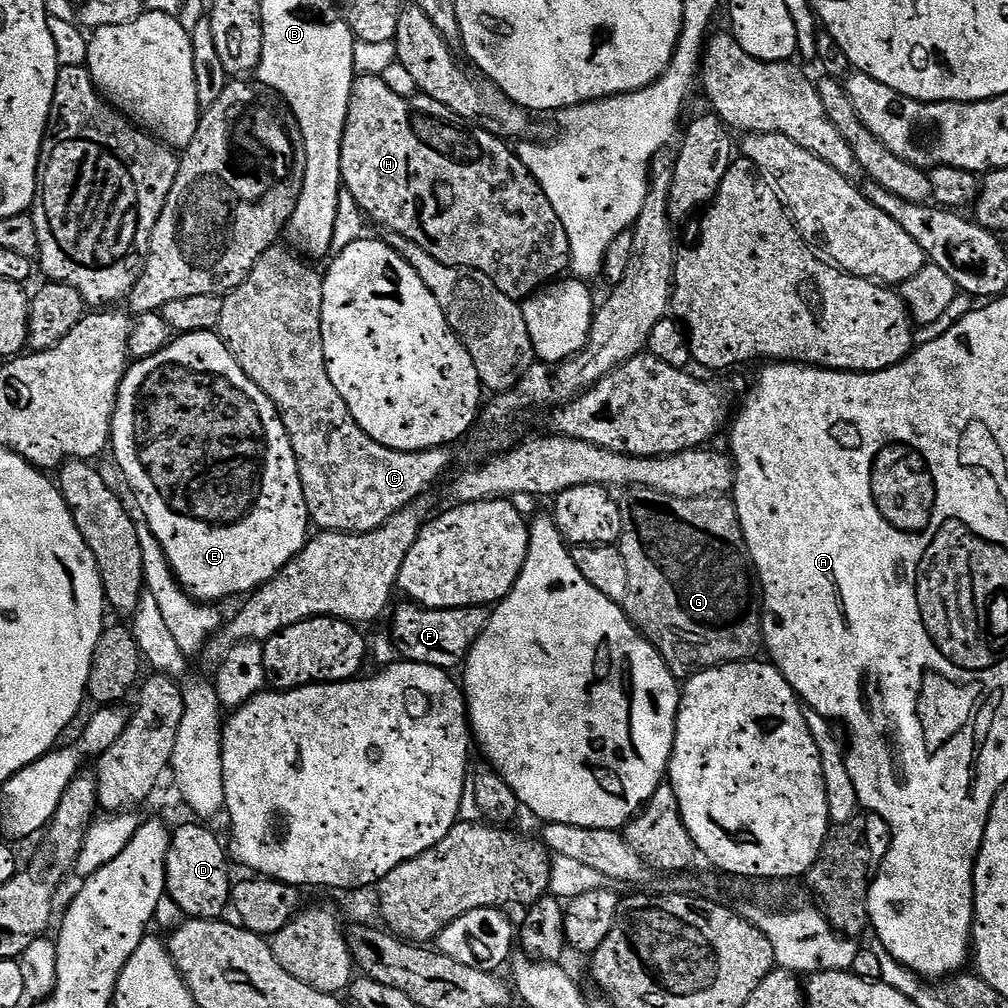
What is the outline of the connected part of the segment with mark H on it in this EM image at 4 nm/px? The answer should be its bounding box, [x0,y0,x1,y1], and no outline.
[340,75,572,302]

